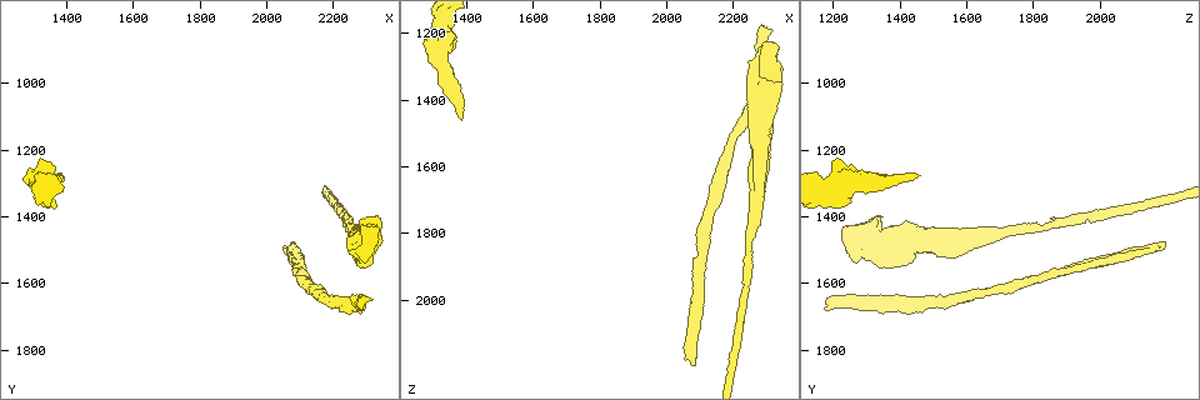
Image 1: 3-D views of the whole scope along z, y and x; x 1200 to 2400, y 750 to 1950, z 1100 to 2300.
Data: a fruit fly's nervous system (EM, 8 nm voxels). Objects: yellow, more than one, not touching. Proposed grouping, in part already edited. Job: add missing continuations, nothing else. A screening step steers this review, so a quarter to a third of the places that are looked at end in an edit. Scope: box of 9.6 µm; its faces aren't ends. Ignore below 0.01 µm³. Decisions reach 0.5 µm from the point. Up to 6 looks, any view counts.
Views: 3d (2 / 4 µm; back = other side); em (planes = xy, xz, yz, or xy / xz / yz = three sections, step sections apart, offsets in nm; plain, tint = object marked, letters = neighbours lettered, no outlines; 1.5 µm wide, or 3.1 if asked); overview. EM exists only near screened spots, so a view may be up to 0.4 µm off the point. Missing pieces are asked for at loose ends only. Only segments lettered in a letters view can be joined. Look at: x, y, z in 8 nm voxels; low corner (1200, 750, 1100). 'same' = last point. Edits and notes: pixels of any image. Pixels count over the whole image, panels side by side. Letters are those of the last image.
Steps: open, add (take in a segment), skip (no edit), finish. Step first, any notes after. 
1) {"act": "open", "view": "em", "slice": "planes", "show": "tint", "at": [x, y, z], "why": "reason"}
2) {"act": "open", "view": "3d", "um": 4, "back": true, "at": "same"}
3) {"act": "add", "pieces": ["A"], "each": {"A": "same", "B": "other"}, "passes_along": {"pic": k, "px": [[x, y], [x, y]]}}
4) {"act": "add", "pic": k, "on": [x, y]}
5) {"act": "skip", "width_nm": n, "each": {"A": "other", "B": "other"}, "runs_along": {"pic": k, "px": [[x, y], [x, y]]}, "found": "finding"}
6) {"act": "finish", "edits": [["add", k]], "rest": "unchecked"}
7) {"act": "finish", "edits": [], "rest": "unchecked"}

{"act": "open", "view": "em", "slice": "xz", "step": 4, "show": "letters", "at": [2290, 1670, 1170], "why": "long arm stops here"}

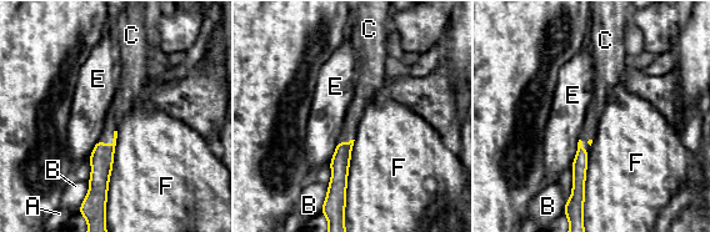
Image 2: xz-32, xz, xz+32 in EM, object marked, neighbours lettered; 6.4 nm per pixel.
{"act": "add", "pic": 2, "on": [121, 104], "each": {"A": "other", "B": "other", "C": "same", "E": "other", "F": "other"}, "passes_along": {"pic": 2, "px": [[101, 159], [113, 141], [121, 104]]}, "found": "it goes on there"}

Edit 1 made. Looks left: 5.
{"act": "open", "view": "3d", "um": 4, "at": [2330, 1410, 1340], "why": "free end"}

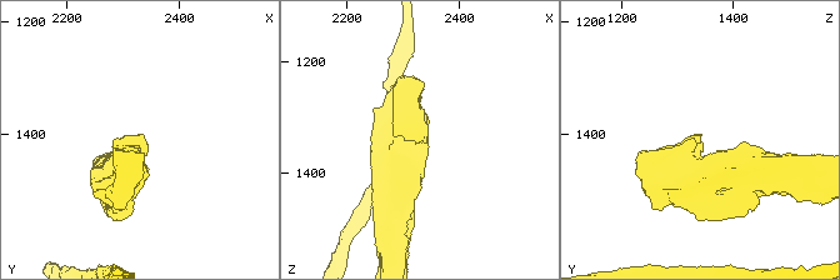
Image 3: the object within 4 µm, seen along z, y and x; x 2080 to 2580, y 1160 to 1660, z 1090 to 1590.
{"act": "open", "view": "em", "slice": "planes", "show": "tint", "at": [2325, 1395, 1345], "why": "shape alone is not enough"}

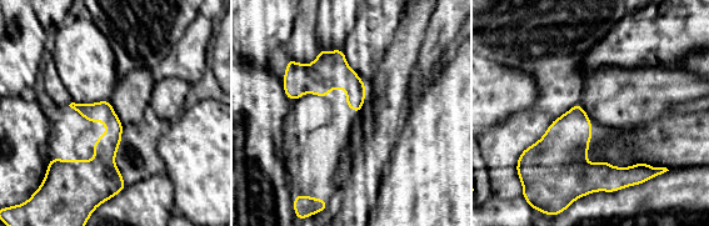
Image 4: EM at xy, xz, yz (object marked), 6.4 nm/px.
{"act": "open", "view": "em", "slice": "planes", "show": "letters", "at": "same"}

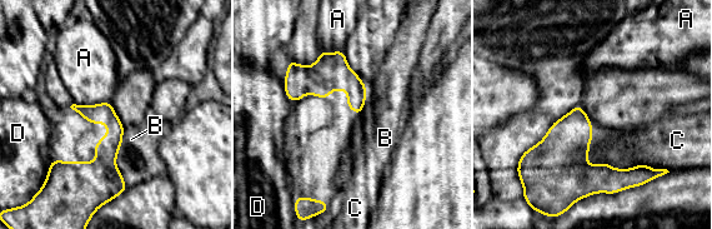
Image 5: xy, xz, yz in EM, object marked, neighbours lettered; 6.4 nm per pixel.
{"act": "skip", "each": {"A": "other", "B": "other", "C": "other", "D": "other"}, "border": {"pic": 5, "px": [[109, 100], [95, 104], [74, 104]]}, "found": "no lettered segment goes on from it"}

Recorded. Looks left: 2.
{"act": "finish", "edits": [["add", 2]], "rest": "unchecked"}

